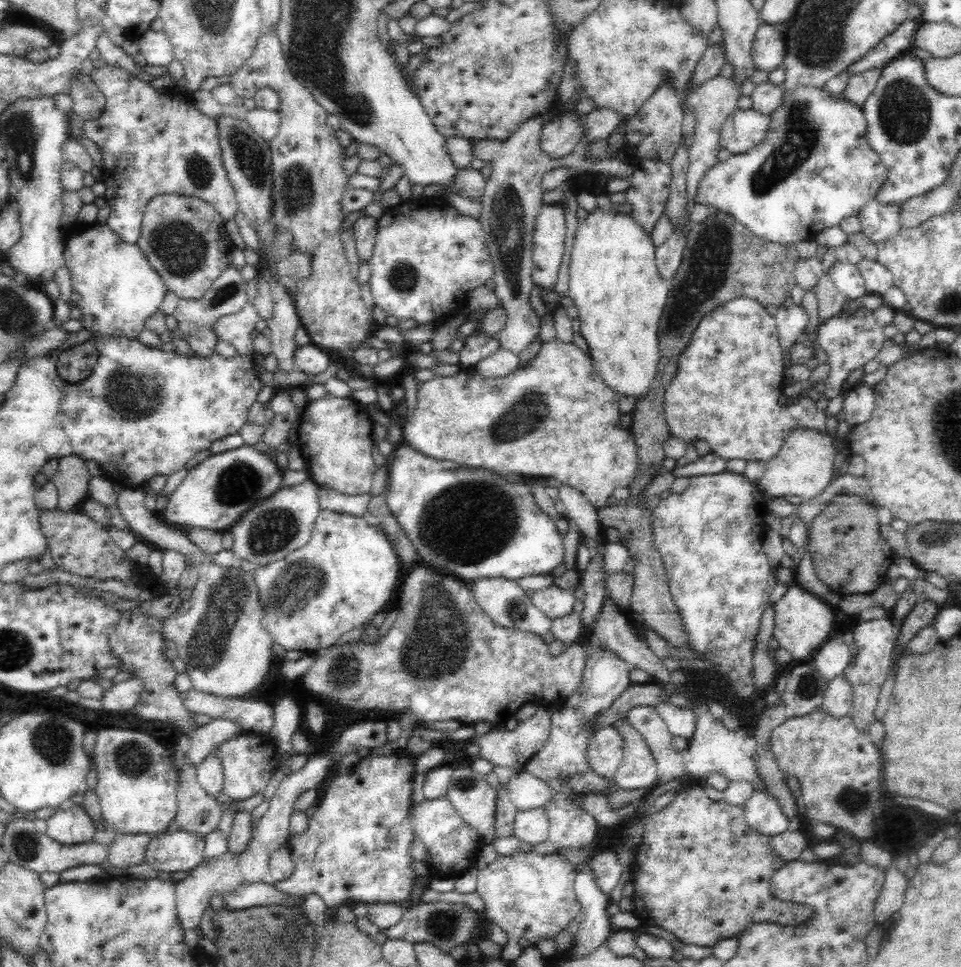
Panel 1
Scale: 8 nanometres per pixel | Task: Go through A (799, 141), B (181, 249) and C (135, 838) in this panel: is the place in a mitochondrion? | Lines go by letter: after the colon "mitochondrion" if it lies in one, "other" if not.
A: mitochondrion
B: mitochondrion
C: other

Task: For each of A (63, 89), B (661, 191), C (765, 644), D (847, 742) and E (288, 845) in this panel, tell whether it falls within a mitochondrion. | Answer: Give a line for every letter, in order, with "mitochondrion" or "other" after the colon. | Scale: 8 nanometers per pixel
A: other
B: other
C: other
D: other
E: other

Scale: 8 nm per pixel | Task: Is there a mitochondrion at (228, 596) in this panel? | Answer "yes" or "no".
yes

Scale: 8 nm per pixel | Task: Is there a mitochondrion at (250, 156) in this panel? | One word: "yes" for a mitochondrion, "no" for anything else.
yes

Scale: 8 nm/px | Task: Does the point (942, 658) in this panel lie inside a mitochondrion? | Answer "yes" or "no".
no

